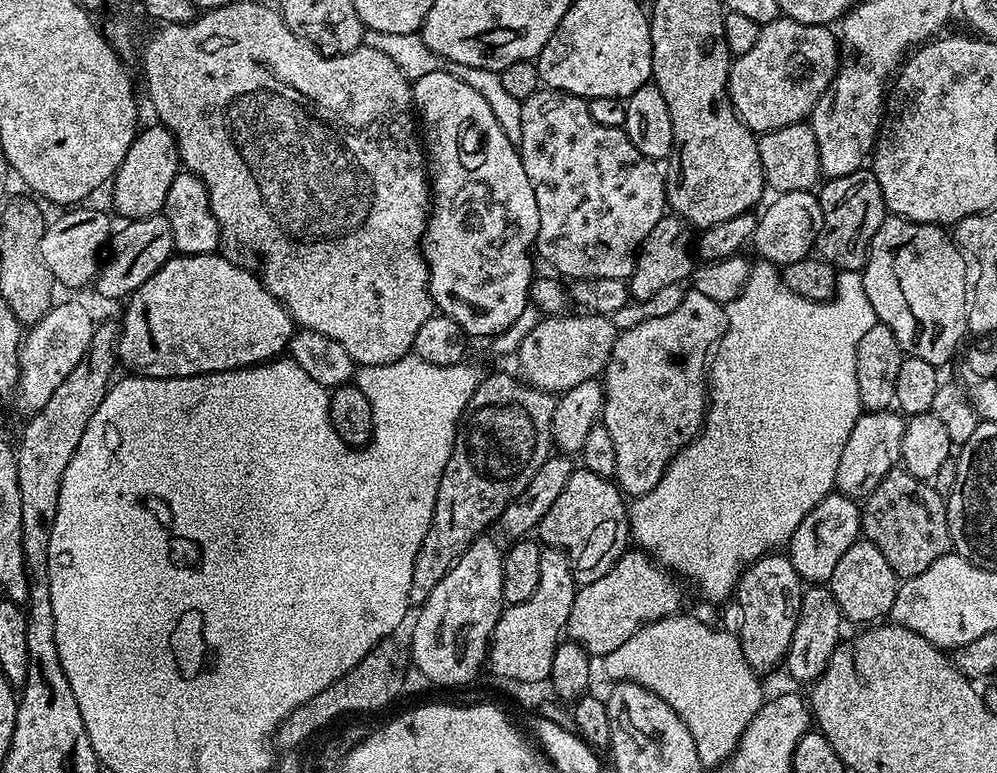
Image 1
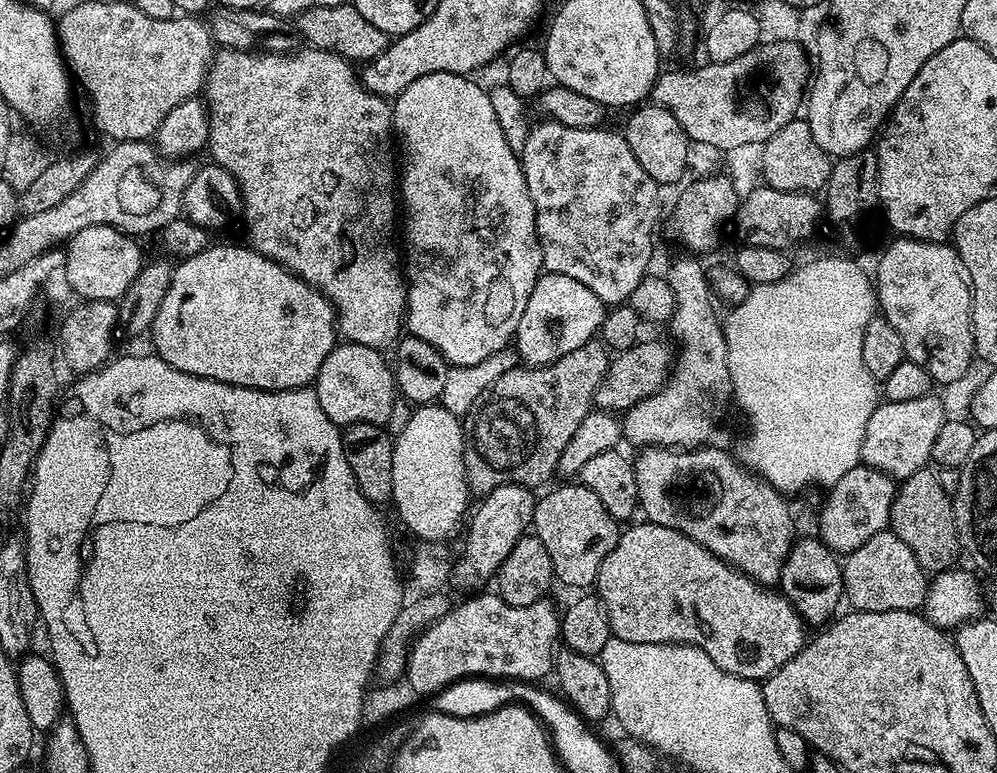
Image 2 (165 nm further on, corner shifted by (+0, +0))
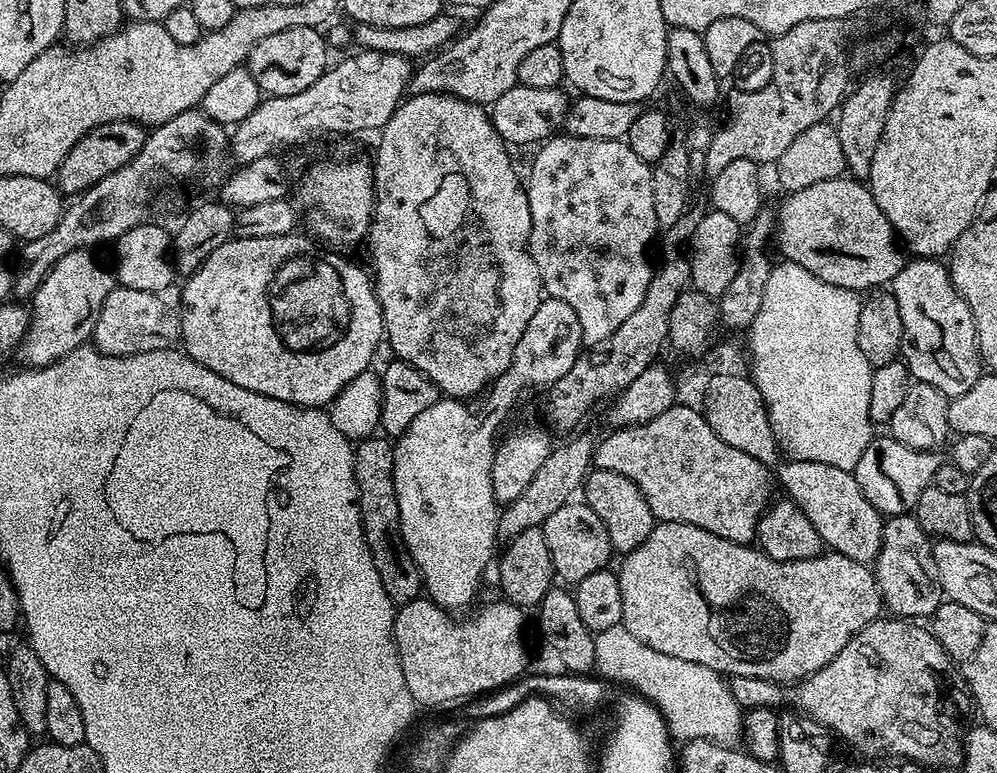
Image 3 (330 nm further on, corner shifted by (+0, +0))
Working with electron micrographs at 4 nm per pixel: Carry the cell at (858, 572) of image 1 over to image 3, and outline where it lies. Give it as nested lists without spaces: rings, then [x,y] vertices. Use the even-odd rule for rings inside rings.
[[[915,515],[890,516],[884,520],[881,550],[874,561],[874,571],[880,598],[896,618],[931,618],[936,608],[945,599],[938,582],[938,565],[932,553],[933,541],[922,530]]]

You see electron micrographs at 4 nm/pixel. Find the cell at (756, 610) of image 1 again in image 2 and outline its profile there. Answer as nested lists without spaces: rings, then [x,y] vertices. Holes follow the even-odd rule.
[[[645,446],[639,449],[634,456],[639,511],[642,516],[644,512],[643,519],[647,523],[670,526],[670,530],[678,530],[686,534],[686,538],[694,538],[698,546],[706,546],[706,550],[710,550],[752,580],[757,580],[765,586],[779,585],[782,566],[797,535],[792,512],[784,501],[787,499],[773,484],[767,484],[761,476],[745,468],[733,453],[731,456],[720,448],[712,447],[701,446],[681,450]]]

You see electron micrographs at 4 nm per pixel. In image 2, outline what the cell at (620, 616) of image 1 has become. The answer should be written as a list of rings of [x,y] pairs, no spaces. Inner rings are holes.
[[[647,522],[636,523],[629,523],[621,531],[614,550],[610,550],[610,554],[606,554],[606,558],[596,575],[594,585],[595,591],[600,597],[600,605],[604,608],[608,625],[612,627],[612,635],[615,639],[638,642],[639,644],[692,644],[706,654],[710,654],[712,661],[722,670],[757,682],[763,682],[768,677],[773,676],[786,662],[790,662],[790,658],[794,658],[794,654],[798,654],[803,650],[806,643],[806,635],[804,636],[806,622],[794,610],[794,606],[789,602],[787,596],[773,590],[771,587],[758,583],[757,580],[752,580],[746,574],[742,574],[736,568],[729,566],[725,560],[718,558],[710,550],[706,550],[706,546],[698,546],[698,542],[694,542],[694,538],[686,538],[686,534],[682,534],[678,530],[670,530],[670,526],[658,526]]]

